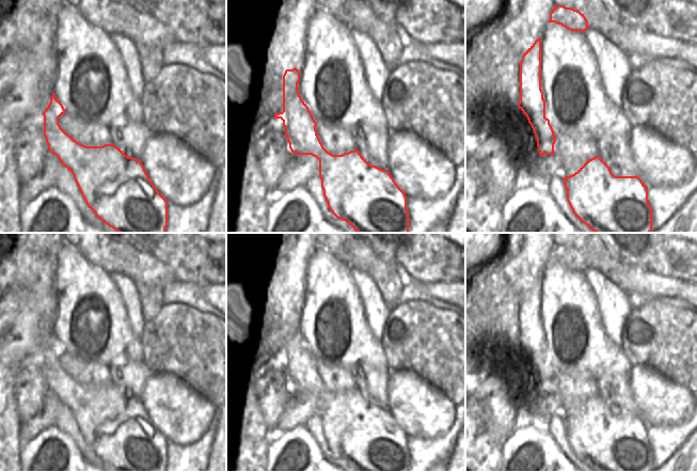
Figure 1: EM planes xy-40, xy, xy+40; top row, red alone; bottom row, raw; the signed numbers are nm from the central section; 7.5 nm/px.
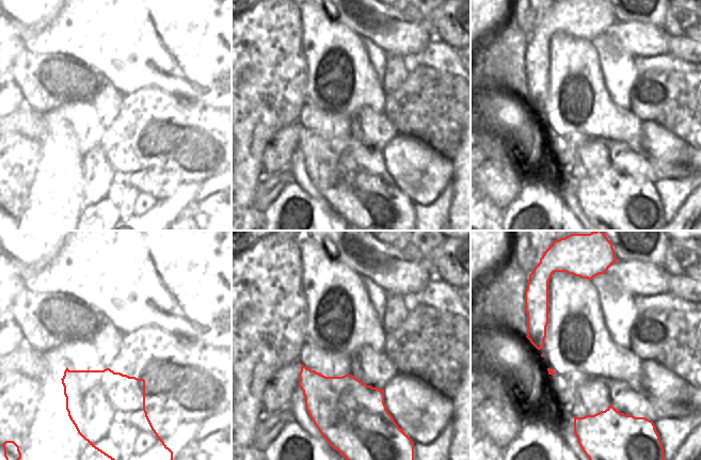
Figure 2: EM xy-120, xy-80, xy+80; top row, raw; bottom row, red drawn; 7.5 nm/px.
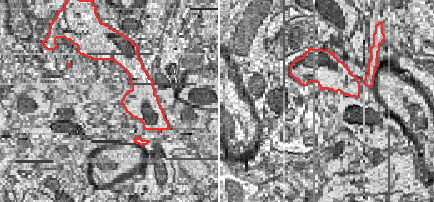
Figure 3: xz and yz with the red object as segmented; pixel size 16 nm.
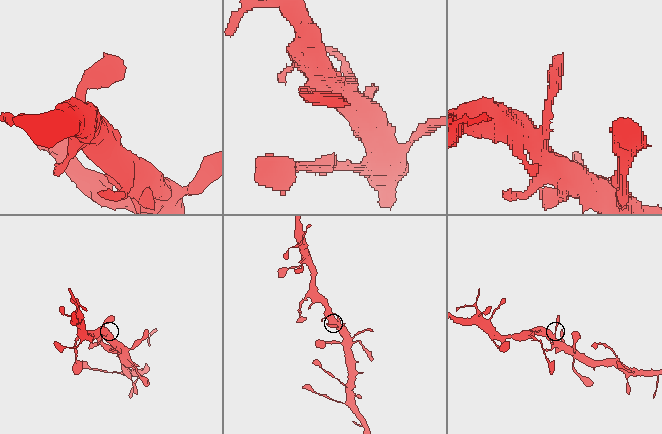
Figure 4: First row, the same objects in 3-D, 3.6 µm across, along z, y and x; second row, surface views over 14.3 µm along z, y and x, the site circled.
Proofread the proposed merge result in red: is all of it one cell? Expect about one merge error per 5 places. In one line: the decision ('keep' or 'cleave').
keep

